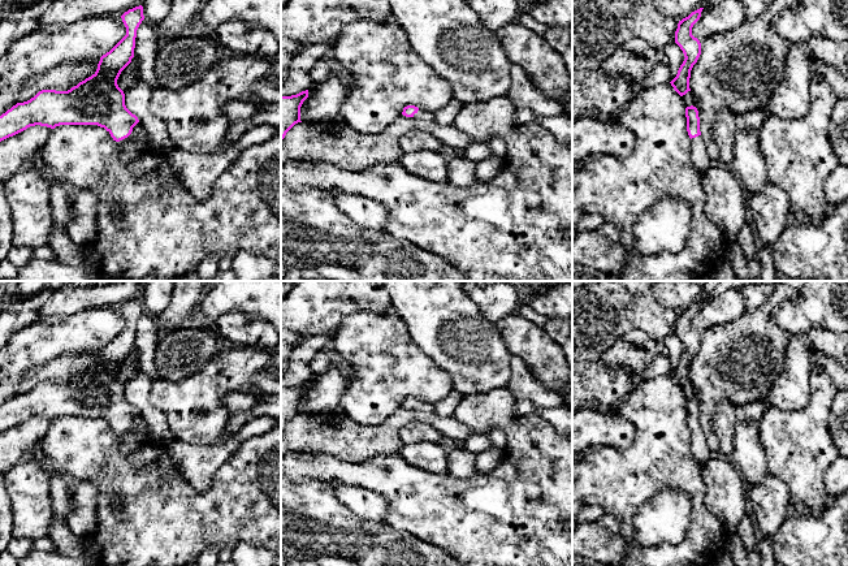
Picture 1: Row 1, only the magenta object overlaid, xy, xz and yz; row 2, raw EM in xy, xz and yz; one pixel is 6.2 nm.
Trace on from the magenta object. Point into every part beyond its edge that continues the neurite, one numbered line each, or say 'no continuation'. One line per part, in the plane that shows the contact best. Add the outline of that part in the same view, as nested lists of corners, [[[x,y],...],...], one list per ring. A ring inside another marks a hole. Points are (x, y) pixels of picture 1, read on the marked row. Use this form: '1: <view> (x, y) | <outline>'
1: xy (129, 150) | [[[133,131],[127,138],[117,142],[117,144],[121,147],[120,157],[125,163],[133,160],[140,152],[140,147],[131,141]]]

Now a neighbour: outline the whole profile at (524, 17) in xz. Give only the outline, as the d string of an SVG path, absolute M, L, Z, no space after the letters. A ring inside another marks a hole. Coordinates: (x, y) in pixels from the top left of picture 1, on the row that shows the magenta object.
M522 12L516 21L522 25L524 25L525 27L531 29L532 31L535 31L538 35L544 35L545 31L548 30L548 26L540 23L538 21L536 21L528 12Z

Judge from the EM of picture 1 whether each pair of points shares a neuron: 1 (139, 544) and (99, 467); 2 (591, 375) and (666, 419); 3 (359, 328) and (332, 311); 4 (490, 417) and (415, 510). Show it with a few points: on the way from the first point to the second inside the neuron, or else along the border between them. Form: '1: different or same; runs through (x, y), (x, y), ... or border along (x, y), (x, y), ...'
1: same; runs through (139, 525), (139, 506), (119, 485)
2: different; border along (636, 383), (617, 406)
3: different; border along (373, 311), (364, 310), (349, 314), (336, 333)
4: same; runs through (524, 450), (524, 472), (489, 508), (458, 510)

